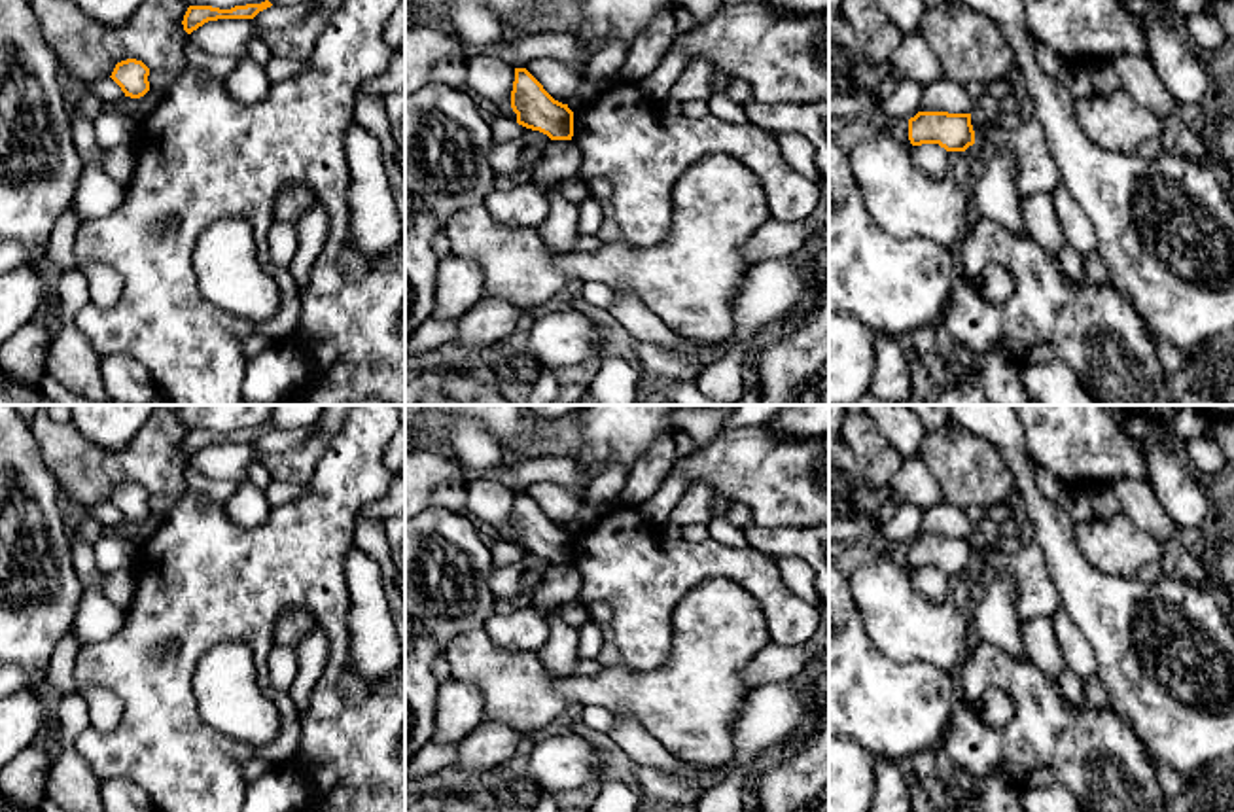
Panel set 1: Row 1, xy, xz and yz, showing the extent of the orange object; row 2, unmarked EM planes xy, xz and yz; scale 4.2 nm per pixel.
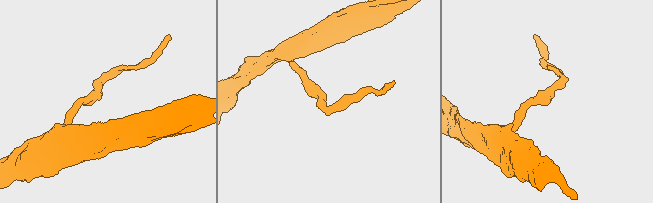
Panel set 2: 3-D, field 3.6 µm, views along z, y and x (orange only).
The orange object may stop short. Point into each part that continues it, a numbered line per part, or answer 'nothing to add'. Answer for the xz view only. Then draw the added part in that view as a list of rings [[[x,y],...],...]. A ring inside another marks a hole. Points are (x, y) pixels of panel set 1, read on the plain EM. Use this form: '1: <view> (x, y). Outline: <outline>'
nothing to add

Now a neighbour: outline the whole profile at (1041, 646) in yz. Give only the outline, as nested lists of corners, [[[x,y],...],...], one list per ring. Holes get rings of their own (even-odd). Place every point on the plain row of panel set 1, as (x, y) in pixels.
[[[1050,617],[1022,619],[1020,634],[1030,662],[1041,668],[1049,678],[1058,680],[1066,668],[1066,659],[1056,640]]]

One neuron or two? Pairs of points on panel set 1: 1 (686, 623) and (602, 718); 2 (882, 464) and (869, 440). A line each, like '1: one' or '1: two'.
1: two
2: one

